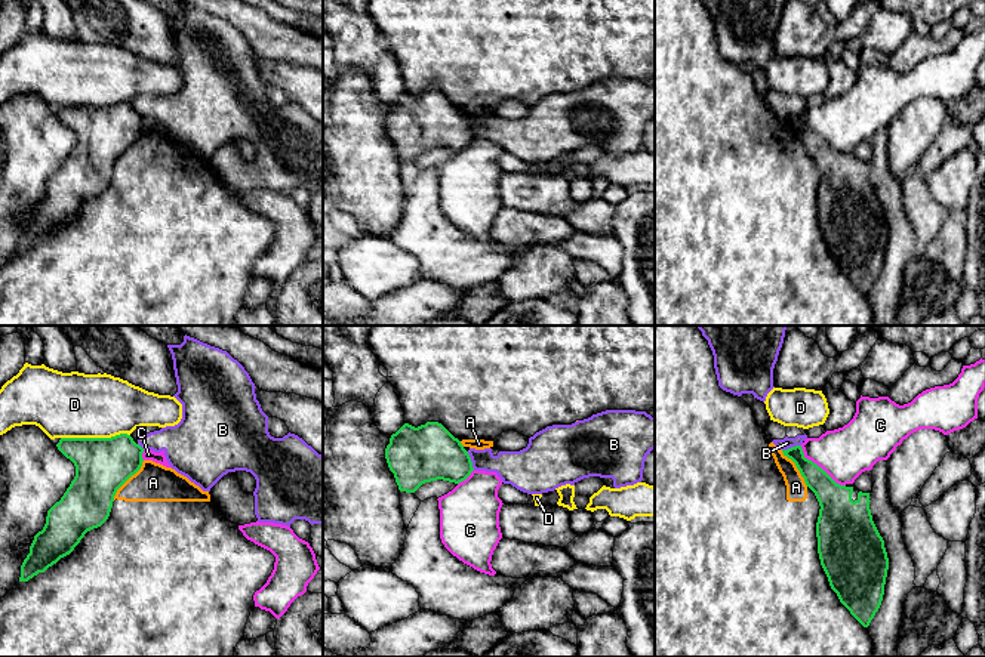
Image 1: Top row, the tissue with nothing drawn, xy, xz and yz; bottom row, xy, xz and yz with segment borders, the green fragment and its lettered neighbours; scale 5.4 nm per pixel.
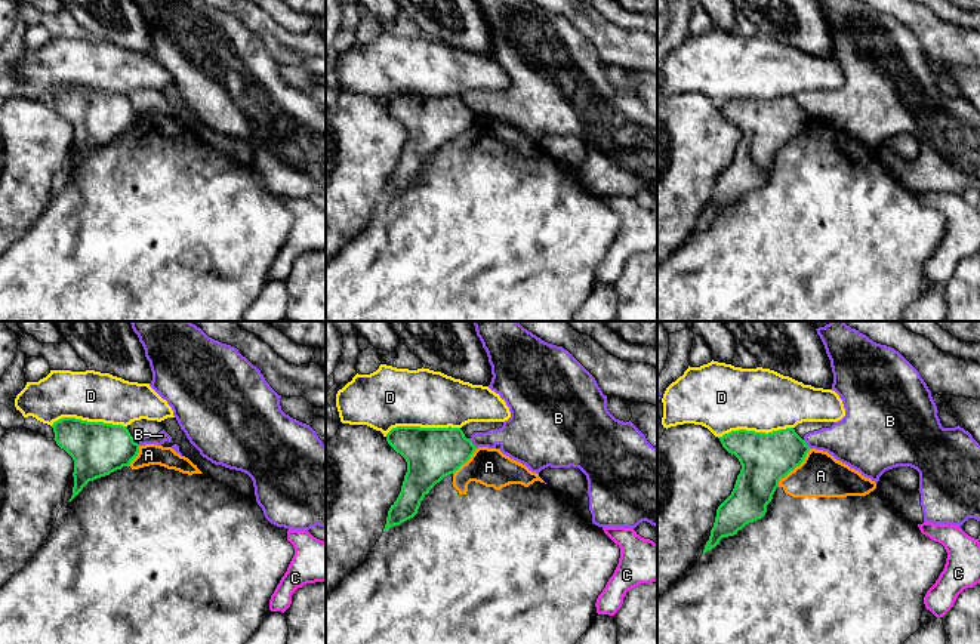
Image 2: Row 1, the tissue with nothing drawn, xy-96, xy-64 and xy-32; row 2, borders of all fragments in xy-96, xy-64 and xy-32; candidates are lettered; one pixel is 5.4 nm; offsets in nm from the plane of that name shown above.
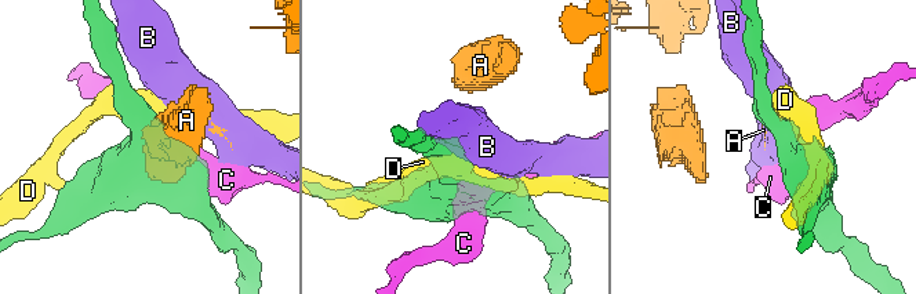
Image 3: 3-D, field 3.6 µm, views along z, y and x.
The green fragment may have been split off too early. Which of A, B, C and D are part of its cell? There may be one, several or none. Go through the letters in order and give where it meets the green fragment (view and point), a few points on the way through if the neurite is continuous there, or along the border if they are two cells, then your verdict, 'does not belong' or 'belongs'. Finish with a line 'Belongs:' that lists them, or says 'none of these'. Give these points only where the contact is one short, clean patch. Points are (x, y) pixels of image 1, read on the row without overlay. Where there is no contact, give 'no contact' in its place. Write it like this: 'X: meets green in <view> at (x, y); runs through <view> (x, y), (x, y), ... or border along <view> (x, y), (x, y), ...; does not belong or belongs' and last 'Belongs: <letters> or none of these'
A: meets green in xy at (128, 147); border along xy (144, 129), (113, 167); does not belong
B: meets green in xz at (470, 129); border along xz (467, 120), (474, 138); does not belong
C: meets green in yz at (818, 135); does not belong
D: meets green in xy at (95, 107); does not belong
Belongs: none of these

